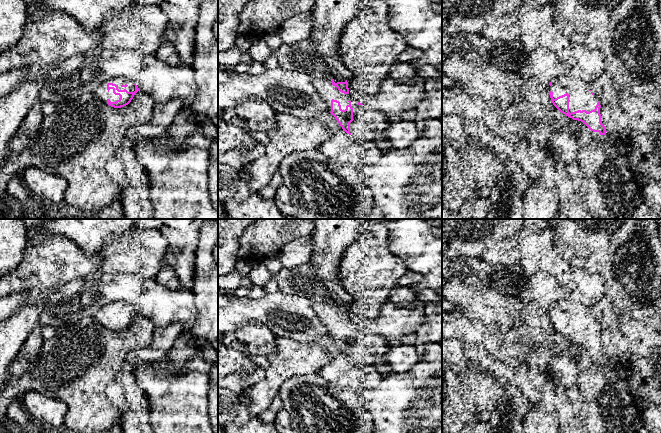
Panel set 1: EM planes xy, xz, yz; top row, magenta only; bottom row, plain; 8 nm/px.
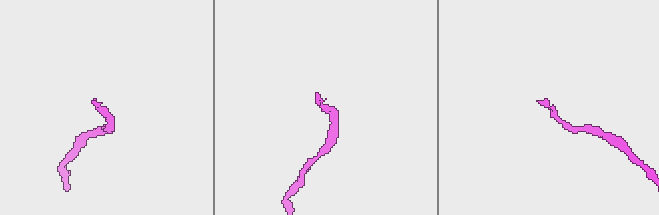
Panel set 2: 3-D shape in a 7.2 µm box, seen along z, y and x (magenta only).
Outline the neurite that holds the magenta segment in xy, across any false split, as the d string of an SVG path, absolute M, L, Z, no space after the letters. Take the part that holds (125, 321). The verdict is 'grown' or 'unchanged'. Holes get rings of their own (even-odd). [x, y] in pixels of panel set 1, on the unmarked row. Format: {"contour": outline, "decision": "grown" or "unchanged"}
{"contour": "M114 301L104 305L94 316L96 321L114 332L128 329L140 312L127 301Z", "decision": "grown"}

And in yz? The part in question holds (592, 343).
{"contour": "M568 299L556 301L550 306L548 315L553 329L561 337L583 346L593 356L606 358L601 346L600 326L581 303Z", "decision": "grown"}

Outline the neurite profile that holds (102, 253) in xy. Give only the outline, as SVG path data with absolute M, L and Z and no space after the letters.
M105 244L96 255L101 259L101 266L105 266L107 264L107 244Z

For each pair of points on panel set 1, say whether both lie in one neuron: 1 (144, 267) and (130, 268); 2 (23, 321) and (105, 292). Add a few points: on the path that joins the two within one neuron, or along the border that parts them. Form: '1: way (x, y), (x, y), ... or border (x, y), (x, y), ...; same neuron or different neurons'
1: way (141, 267), (133, 267); same neuron
2: border (51, 294), (40, 313), (38, 323); different neurons

